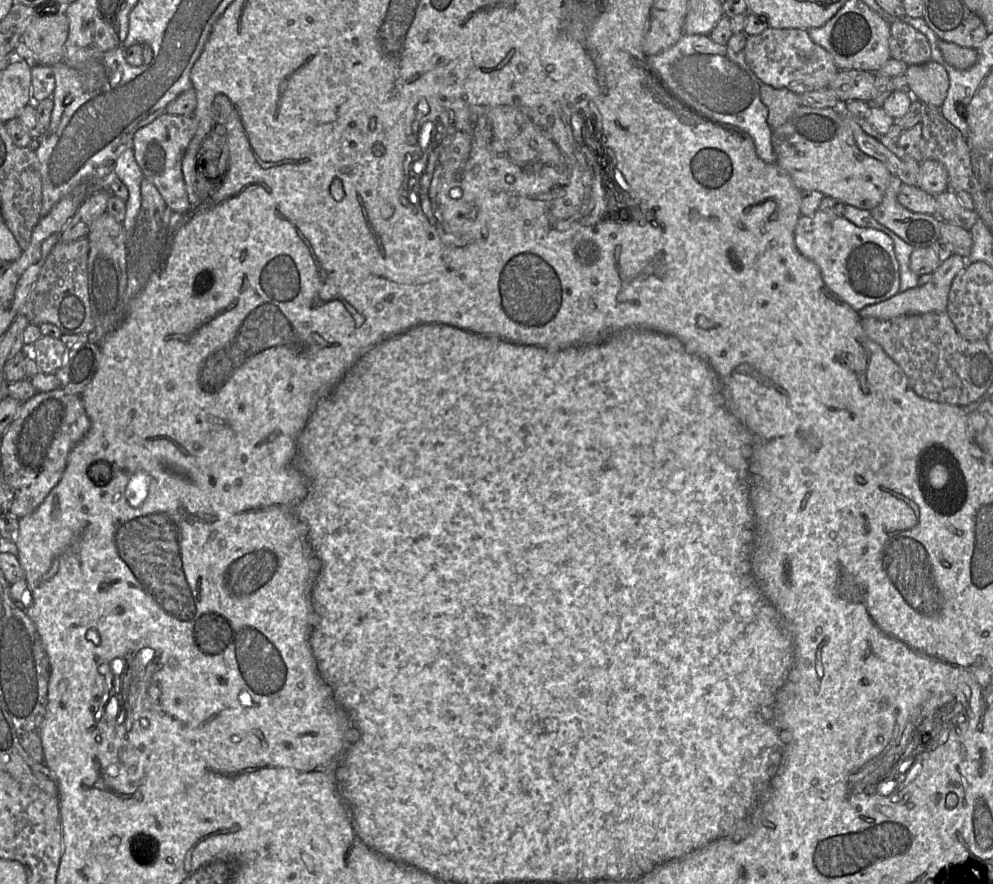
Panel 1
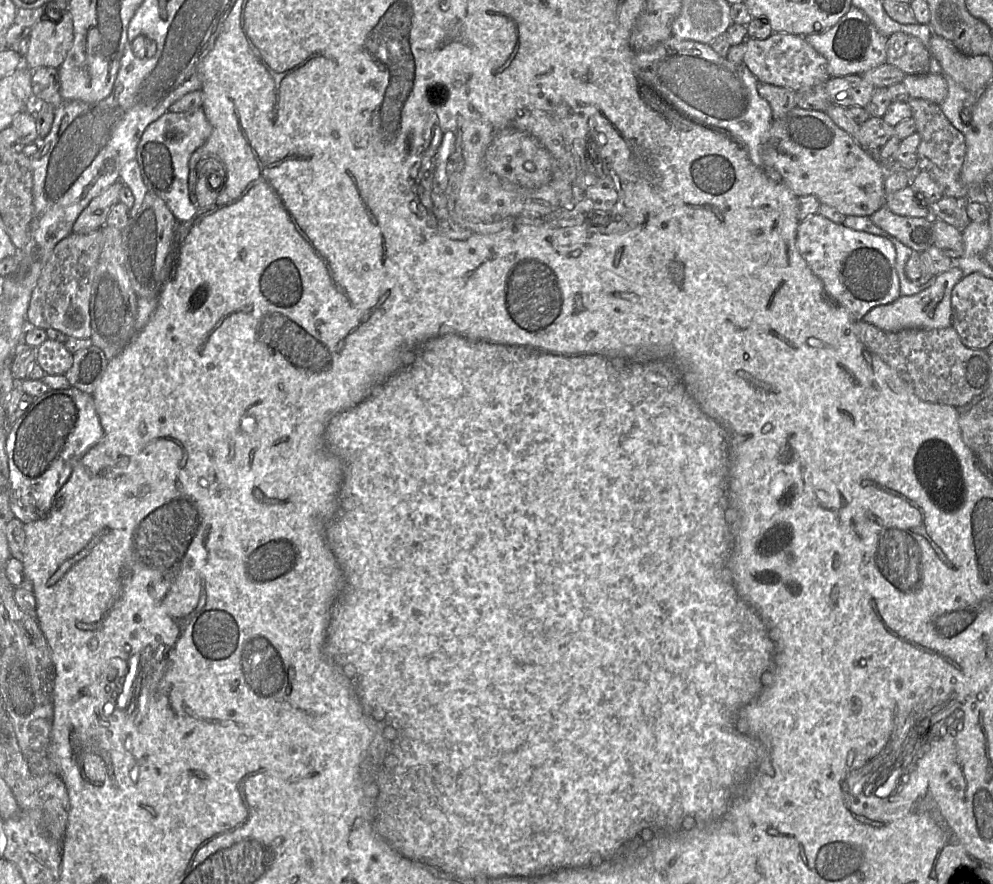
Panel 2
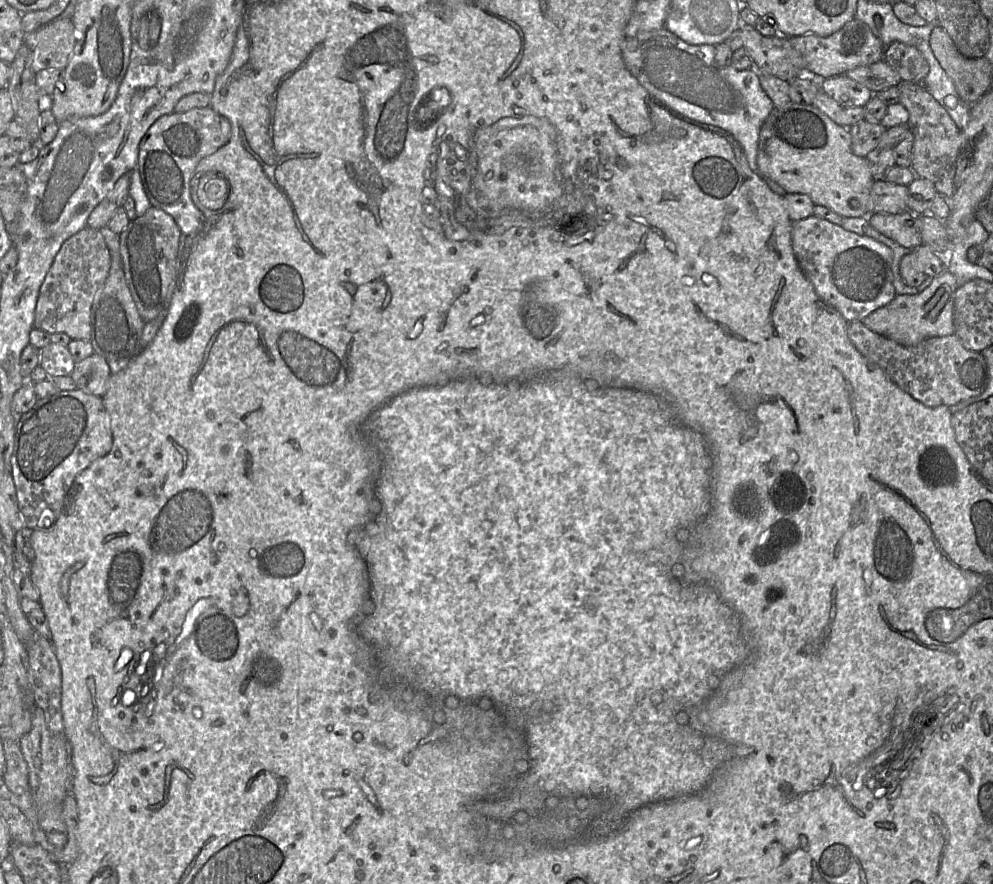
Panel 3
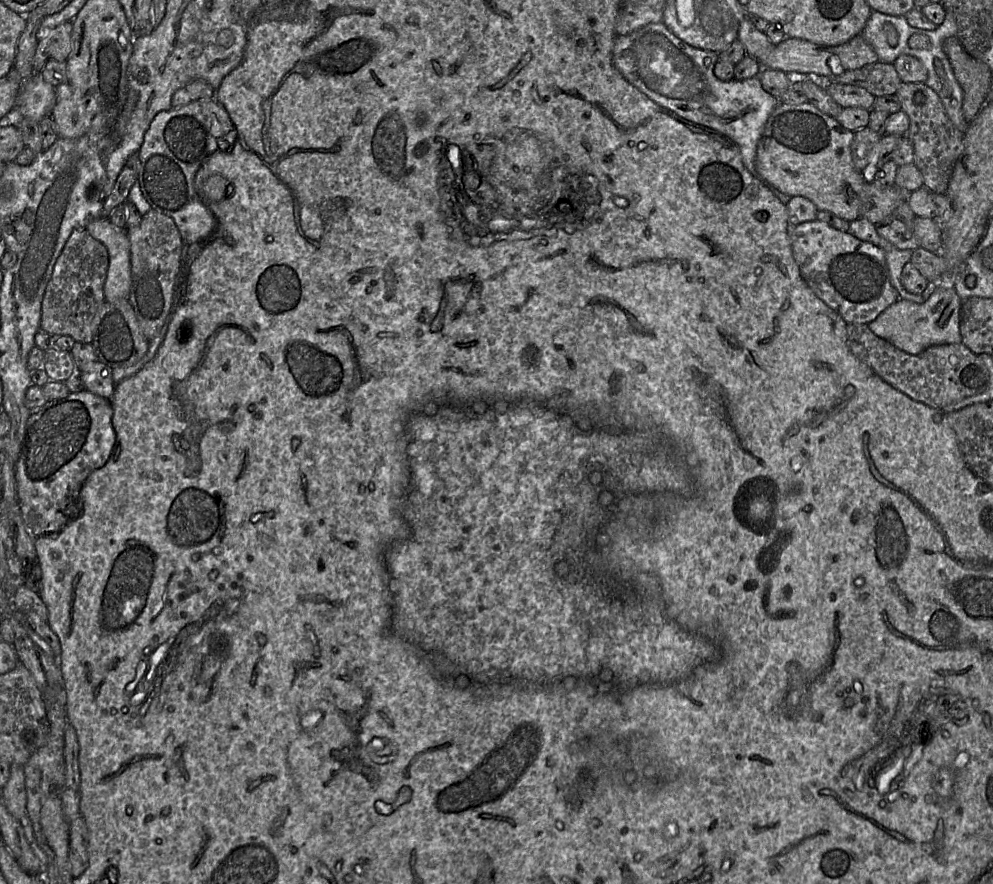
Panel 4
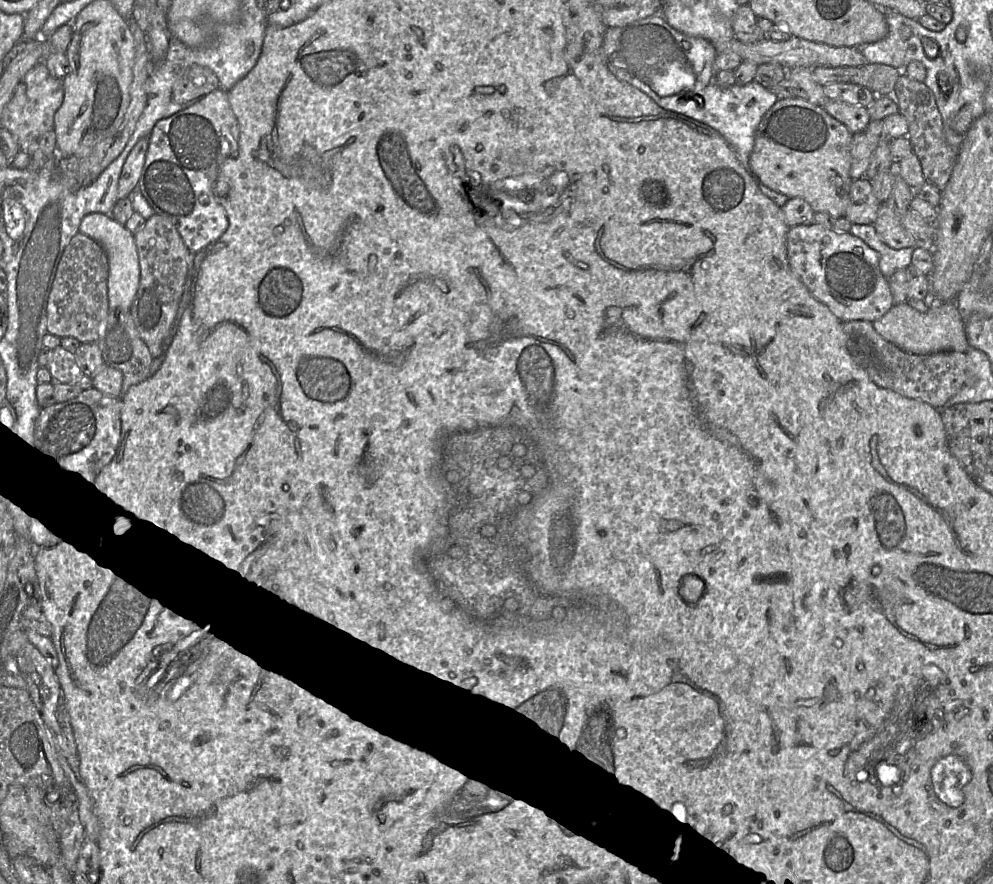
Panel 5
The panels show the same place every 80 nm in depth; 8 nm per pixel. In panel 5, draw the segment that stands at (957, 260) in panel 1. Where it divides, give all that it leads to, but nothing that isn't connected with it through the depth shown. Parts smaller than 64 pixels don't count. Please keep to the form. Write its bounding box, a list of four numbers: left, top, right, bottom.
[872,301,968,355]

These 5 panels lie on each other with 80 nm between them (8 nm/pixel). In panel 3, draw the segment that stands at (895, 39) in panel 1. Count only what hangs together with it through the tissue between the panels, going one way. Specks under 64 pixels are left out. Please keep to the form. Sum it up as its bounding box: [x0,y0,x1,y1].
[883,41,929,83]

